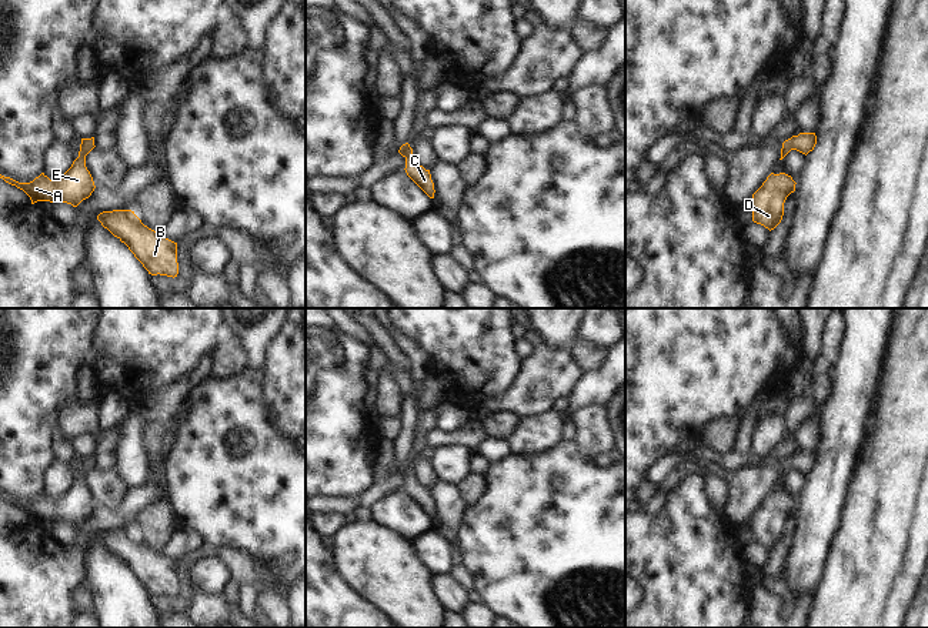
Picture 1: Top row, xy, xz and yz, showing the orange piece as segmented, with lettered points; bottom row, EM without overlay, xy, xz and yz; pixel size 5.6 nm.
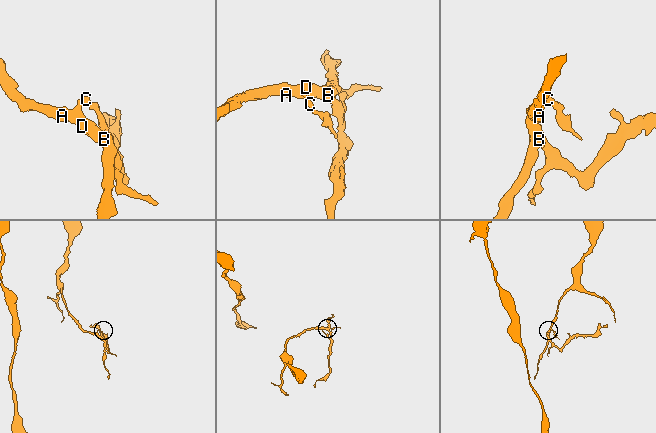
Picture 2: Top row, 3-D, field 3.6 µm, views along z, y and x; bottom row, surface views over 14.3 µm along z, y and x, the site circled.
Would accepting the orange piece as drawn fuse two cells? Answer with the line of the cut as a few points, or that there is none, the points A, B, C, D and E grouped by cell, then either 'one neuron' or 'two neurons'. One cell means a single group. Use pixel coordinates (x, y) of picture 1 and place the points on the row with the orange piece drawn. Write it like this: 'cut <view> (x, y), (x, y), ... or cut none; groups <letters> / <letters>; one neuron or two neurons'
cut none; groups A B C D E; one neuron

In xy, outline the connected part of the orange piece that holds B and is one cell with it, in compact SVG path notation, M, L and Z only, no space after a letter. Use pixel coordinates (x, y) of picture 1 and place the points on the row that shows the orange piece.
M103 211L97 220L128 247L148 274L177 277L177 243L144 226L134 211Z

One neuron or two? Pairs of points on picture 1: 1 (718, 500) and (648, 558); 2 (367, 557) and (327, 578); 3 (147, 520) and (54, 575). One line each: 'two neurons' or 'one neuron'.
1: two neurons
2: two neurons
3: two neurons

